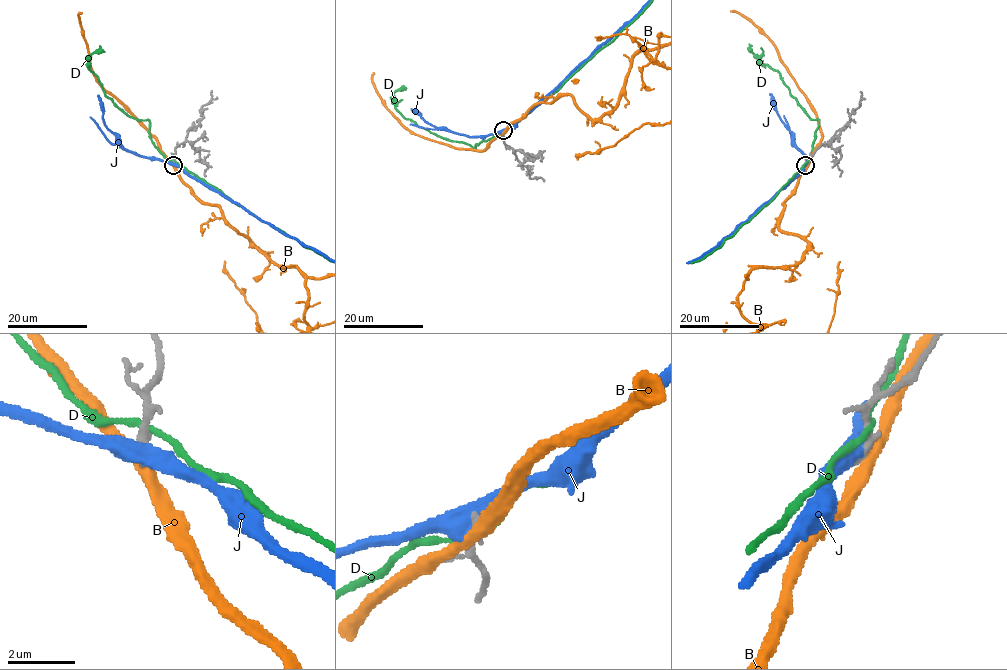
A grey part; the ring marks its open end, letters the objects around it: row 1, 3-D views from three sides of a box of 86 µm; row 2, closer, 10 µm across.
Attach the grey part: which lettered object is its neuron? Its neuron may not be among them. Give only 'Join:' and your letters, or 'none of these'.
Join: none of these

